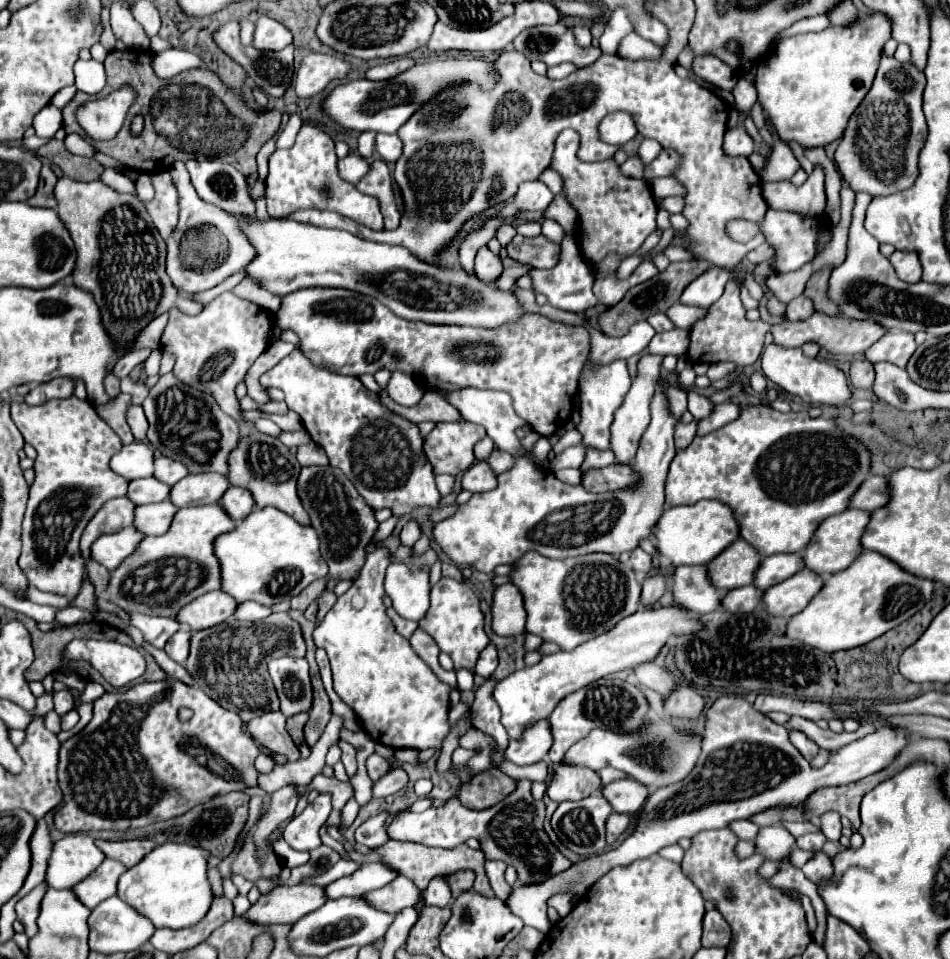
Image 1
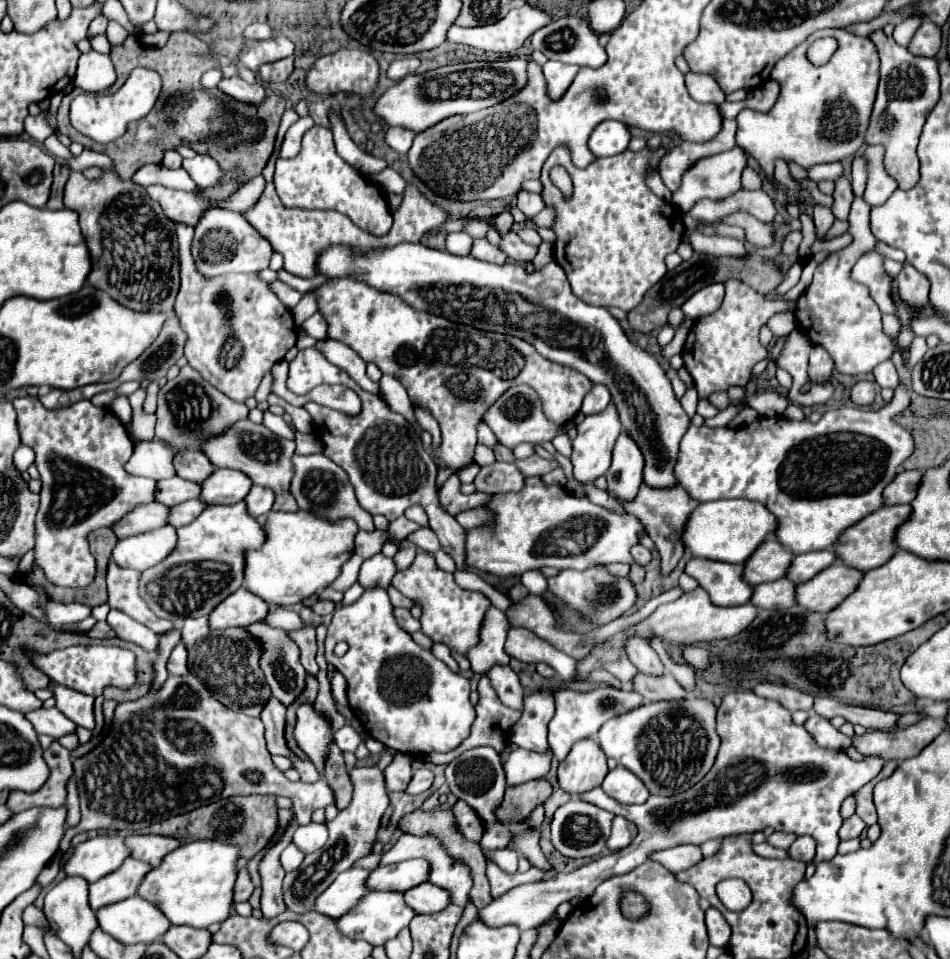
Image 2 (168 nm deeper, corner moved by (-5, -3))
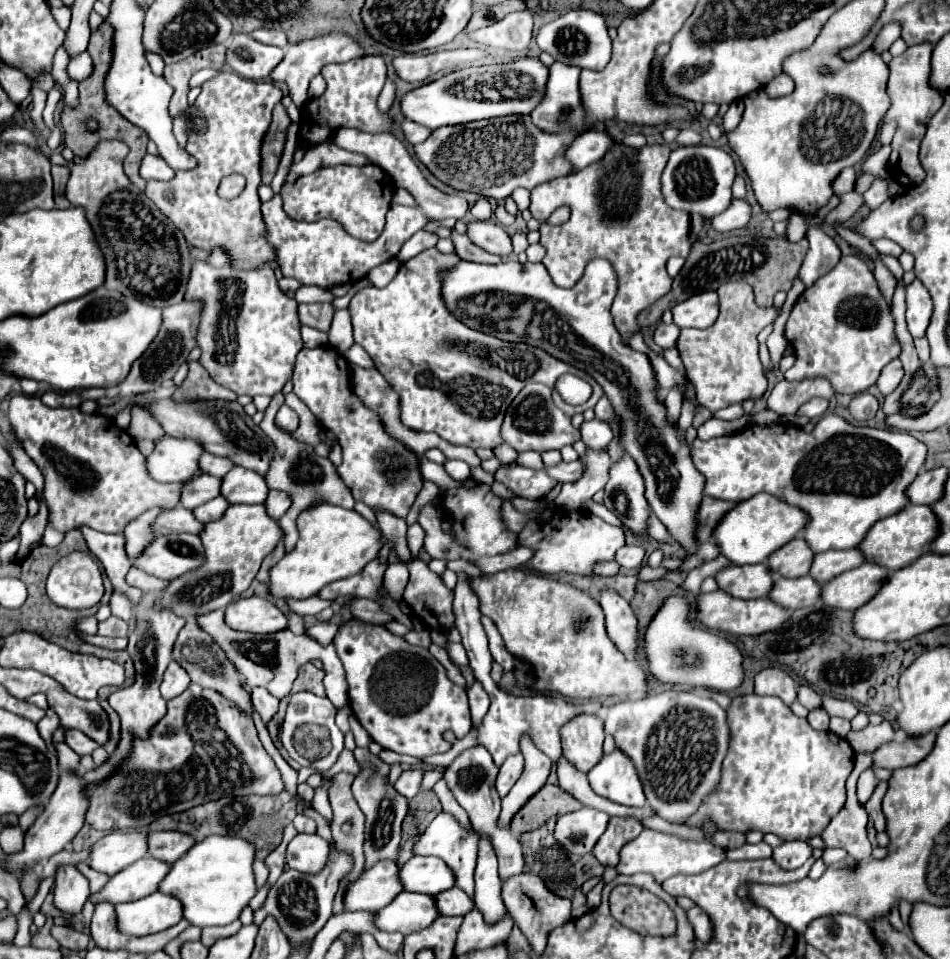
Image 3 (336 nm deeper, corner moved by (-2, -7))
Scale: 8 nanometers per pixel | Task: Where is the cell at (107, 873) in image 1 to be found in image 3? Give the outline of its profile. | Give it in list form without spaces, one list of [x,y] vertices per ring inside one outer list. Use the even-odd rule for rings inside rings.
[[[152,856],[142,858],[140,862],[134,862],[126,870],[114,874],[114,878],[108,880],[108,884],[92,896],[92,902],[134,902],[140,900],[152,892],[158,890],[164,876],[170,872],[170,866],[162,860],[156,860]]]

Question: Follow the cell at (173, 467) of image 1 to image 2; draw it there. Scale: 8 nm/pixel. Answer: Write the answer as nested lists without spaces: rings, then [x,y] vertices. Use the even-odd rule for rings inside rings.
[[[189,450],[183,454],[177,452],[173,466],[177,476],[189,478],[191,482],[203,482],[213,472],[213,464],[201,450]]]

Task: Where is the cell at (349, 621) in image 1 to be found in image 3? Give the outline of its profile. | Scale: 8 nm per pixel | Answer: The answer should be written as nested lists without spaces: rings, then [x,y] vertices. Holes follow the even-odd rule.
[[[360,620],[346,622],[346,626],[342,626],[342,630],[336,634],[334,646],[346,670],[346,680],[350,686],[350,706],[360,724],[370,732],[372,740],[378,742],[384,750],[424,760],[426,756],[450,750],[452,744],[442,738],[446,730],[452,730],[456,738],[464,738],[470,732],[472,718],[468,710],[466,690],[462,690],[446,676],[444,666],[426,648],[408,644],[404,638],[390,634],[384,626],[364,624]]]

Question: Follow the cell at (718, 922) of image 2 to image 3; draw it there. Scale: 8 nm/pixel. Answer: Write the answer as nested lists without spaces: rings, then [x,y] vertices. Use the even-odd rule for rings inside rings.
[[[692,906],[688,912],[686,912],[686,916],[688,916],[688,922],[692,924],[692,928],[694,928],[694,934],[702,940],[702,942],[708,942],[710,940],[710,936],[712,936],[712,922],[710,922],[710,918],[706,916],[706,912],[702,910],[702,908],[698,908],[698,906]]]

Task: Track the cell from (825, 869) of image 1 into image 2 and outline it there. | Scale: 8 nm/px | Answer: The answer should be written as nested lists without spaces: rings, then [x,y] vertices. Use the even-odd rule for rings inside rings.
[[[751,690],[729,692],[723,696],[723,702],[717,710],[717,734],[721,738],[721,748],[719,748],[719,754],[715,758],[713,768],[709,770],[709,774],[705,774],[705,778],[701,782],[697,782],[695,786],[691,786],[689,790],[685,790],[681,794],[667,796],[667,798],[649,796],[649,800],[645,804],[637,804],[637,806],[619,804],[617,800],[609,798],[601,788],[595,788],[587,794],[581,794],[583,800],[593,802],[595,806],[607,810],[615,816],[623,816],[623,818],[631,820],[639,830],[635,840],[627,848],[621,848],[621,850],[611,852],[607,856],[601,856],[597,860],[591,860],[589,864],[583,864],[569,874],[559,872],[557,876],[543,878],[541,882],[515,886],[509,892],[505,892],[503,896],[499,896],[497,900],[493,900],[489,906],[485,906],[485,910],[479,910],[479,918],[487,926],[517,924],[519,930],[529,930],[529,928],[545,924],[553,916],[555,908],[561,902],[569,902],[573,898],[581,898],[581,900],[589,898],[601,882],[605,882],[613,876],[631,872],[633,868],[647,862],[651,858],[651,854],[655,854],[659,850],[681,846],[681,844],[697,844],[699,846],[707,840],[717,840],[717,838],[723,838],[729,834],[741,834],[741,832],[757,832],[757,830],[763,830],[765,826],[773,826],[775,830],[783,830],[783,832],[793,832],[797,836],[803,836],[803,834],[813,836],[817,840],[817,854],[815,854],[813,864],[817,866],[817,862],[827,862],[829,858],[833,858],[837,854],[837,844],[839,844],[837,832],[843,822],[839,816],[841,802],[849,794],[853,794],[861,786],[865,786],[869,780],[873,780],[885,764],[883,758],[865,756],[863,760],[855,762],[855,760],[847,758],[845,752],[841,752],[841,750],[831,752],[831,750],[819,748],[803,726],[793,724],[789,710],[785,710],[779,702],[759,698]]]

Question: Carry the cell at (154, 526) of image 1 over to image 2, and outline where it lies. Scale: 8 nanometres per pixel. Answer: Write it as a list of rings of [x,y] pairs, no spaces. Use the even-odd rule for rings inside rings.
[[[193,500],[193,502],[181,502],[181,506],[169,508],[169,526],[179,528],[179,526],[185,526],[185,524],[193,522],[201,514],[203,508],[205,508],[205,504],[197,502],[197,500]]]

